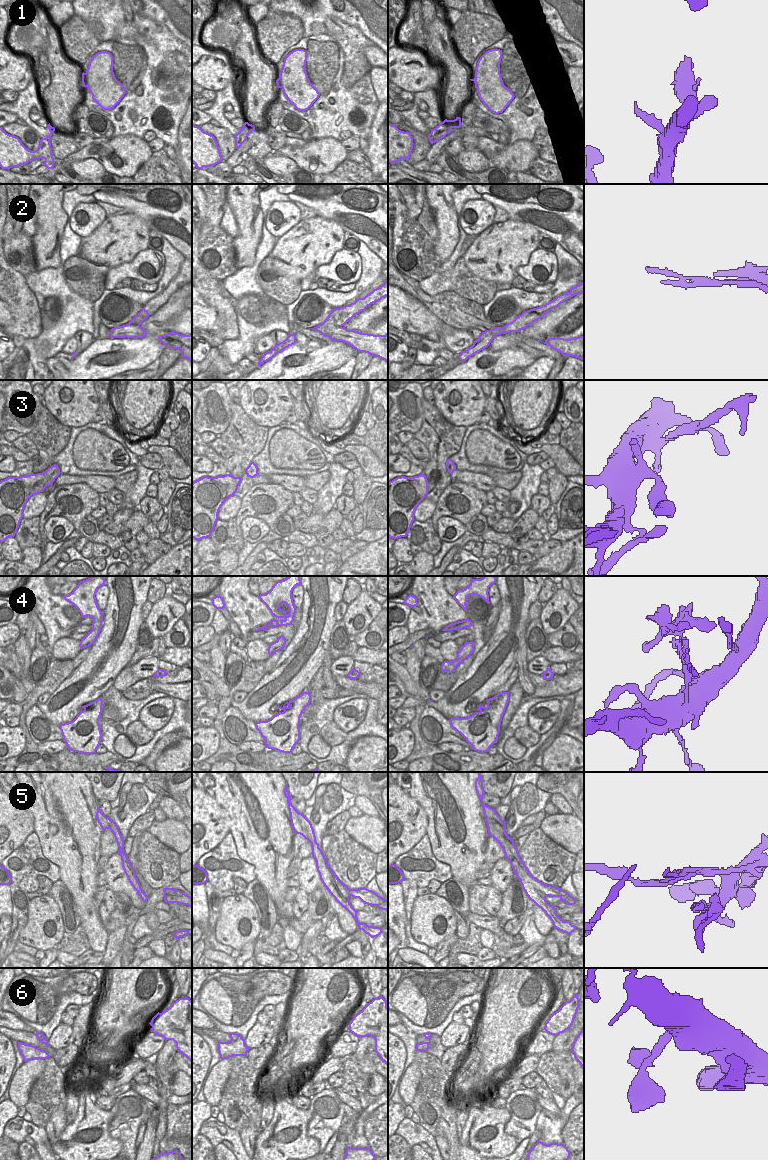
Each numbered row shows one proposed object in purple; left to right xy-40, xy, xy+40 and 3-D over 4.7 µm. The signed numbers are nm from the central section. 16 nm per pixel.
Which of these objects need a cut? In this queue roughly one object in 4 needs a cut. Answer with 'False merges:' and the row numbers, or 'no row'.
False merges: 2, 5

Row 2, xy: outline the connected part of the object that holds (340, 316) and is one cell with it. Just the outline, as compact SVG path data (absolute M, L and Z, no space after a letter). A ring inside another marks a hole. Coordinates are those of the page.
M388 281L374 289L364 298L358 298L350 305L333 309L323 323L309 329L322 328L325 325L344 326L354 316L365 311L368 306L386 296L388 296Z

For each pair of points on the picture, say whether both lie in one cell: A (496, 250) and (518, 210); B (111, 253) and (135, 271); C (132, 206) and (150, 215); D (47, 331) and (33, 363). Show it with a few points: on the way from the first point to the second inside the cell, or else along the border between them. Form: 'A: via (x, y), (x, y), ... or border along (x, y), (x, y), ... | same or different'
A: border along (509, 218), (515, 221), (529, 222), (534, 227) | different
B: border along (144, 250), (131, 261), (112, 267), (106, 275) | different
C: via (136, 207), (146, 211) | same
D: via (46, 339), (33, 352), (33, 355) | same

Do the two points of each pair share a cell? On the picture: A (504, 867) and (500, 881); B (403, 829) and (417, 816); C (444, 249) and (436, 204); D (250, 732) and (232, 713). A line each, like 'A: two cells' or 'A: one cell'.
A: one cell
B: one cell
C: one cell
D: one cell

